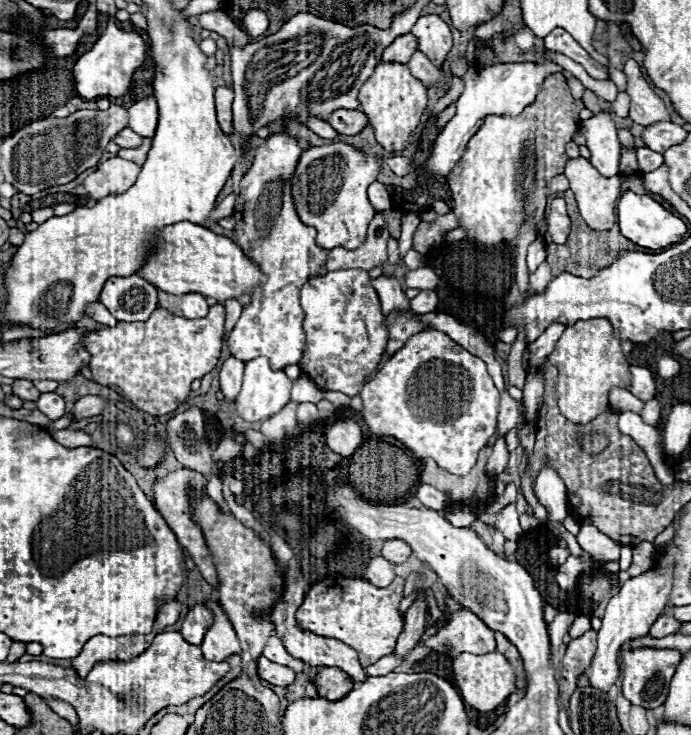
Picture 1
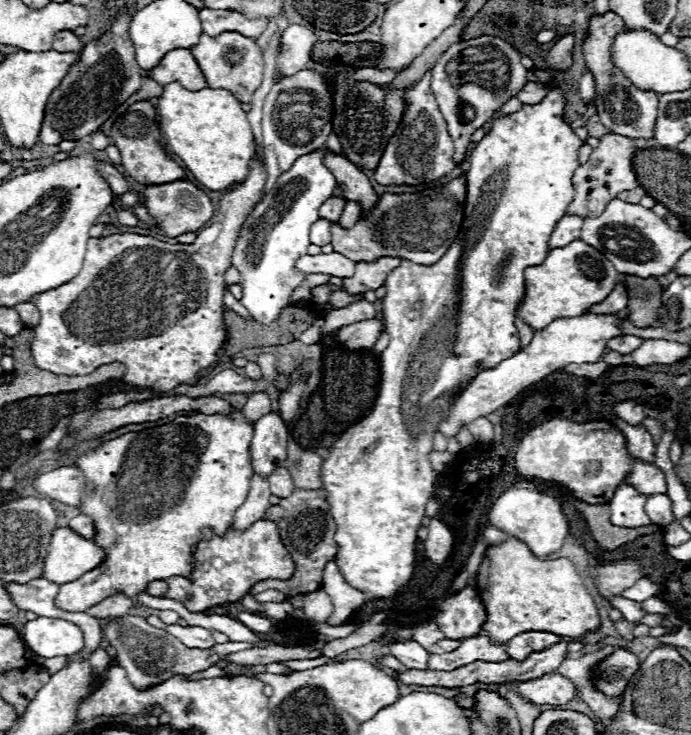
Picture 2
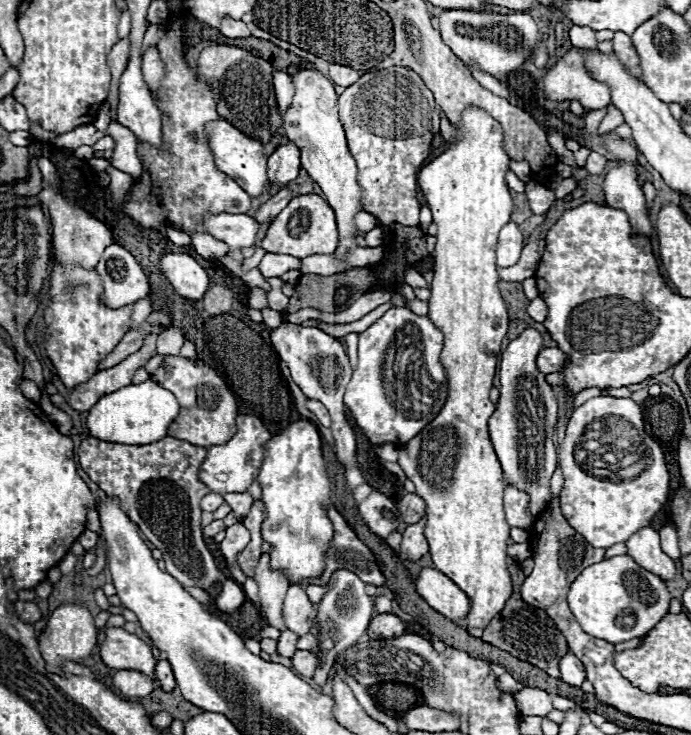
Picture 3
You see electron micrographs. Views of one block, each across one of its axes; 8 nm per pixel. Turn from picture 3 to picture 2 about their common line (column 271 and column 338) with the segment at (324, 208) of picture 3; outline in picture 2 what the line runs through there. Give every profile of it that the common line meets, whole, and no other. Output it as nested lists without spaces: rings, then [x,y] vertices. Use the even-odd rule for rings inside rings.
[[[458,176],[440,188],[426,188],[414,194],[382,194],[366,222],[358,220],[358,224],[350,230],[342,230],[338,224],[332,224],[330,244],[334,246],[334,252],[340,252],[354,262],[370,262],[380,256],[392,256],[414,260],[416,264],[436,264],[446,254],[446,248],[450,248],[454,242],[454,236],[460,232],[464,202],[464,176]]]

